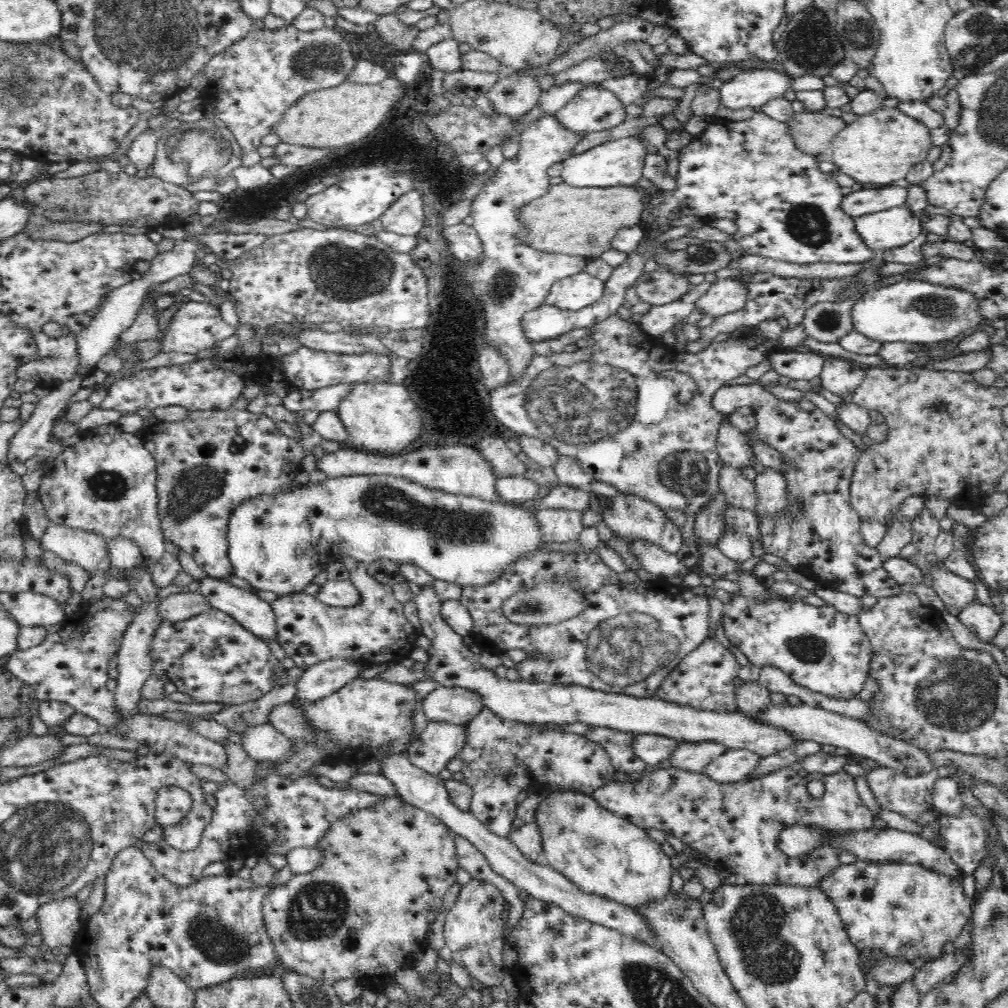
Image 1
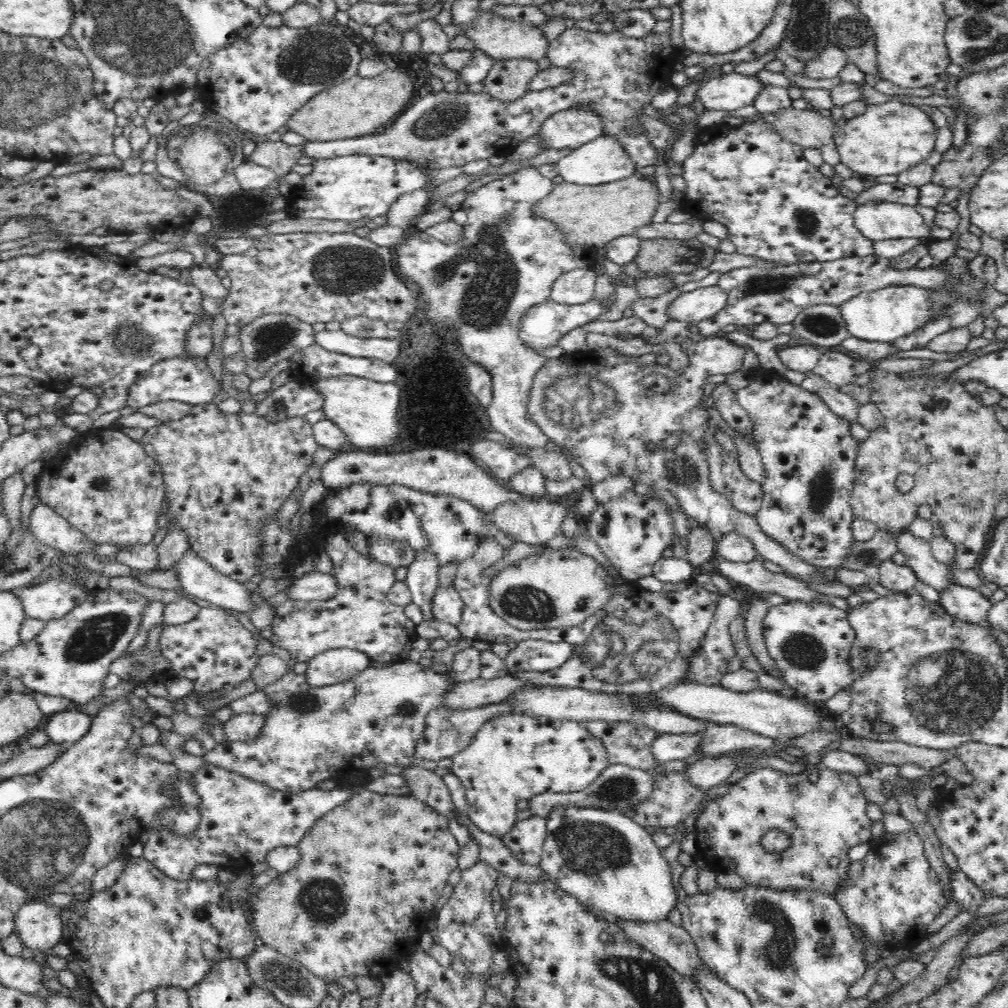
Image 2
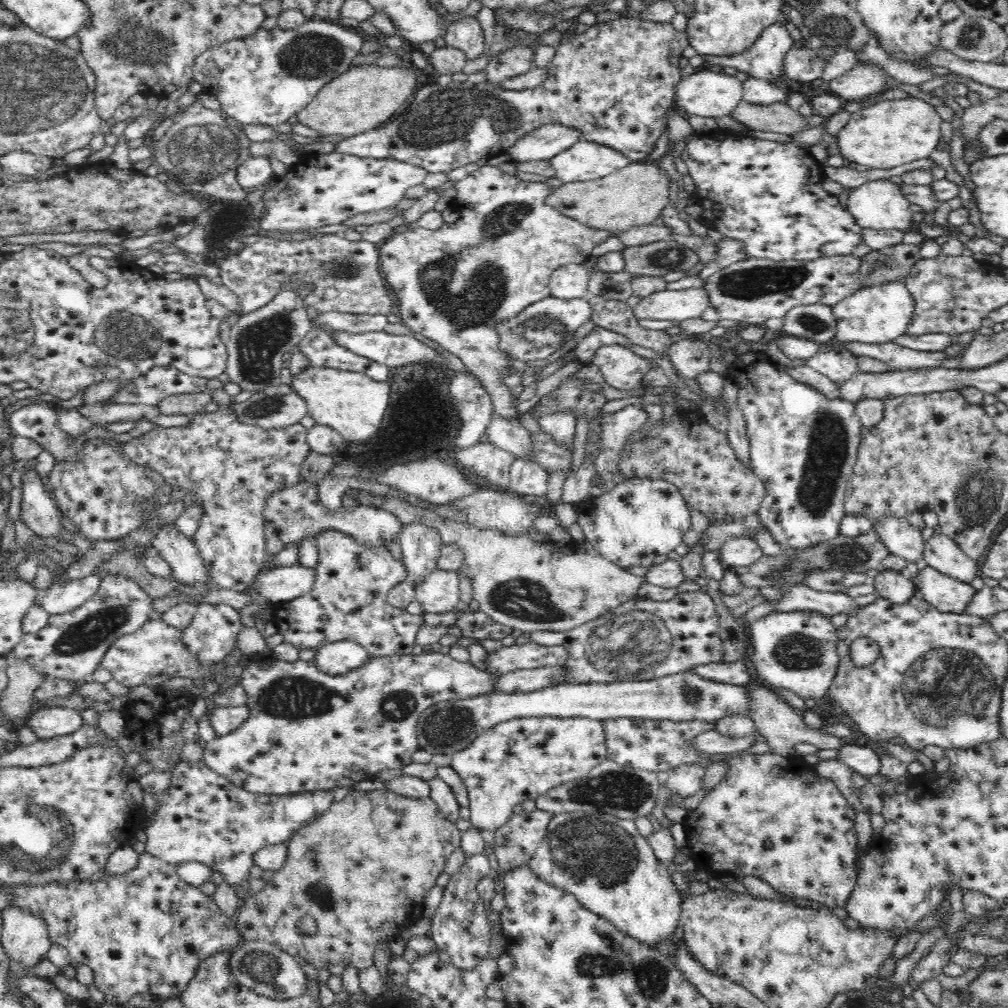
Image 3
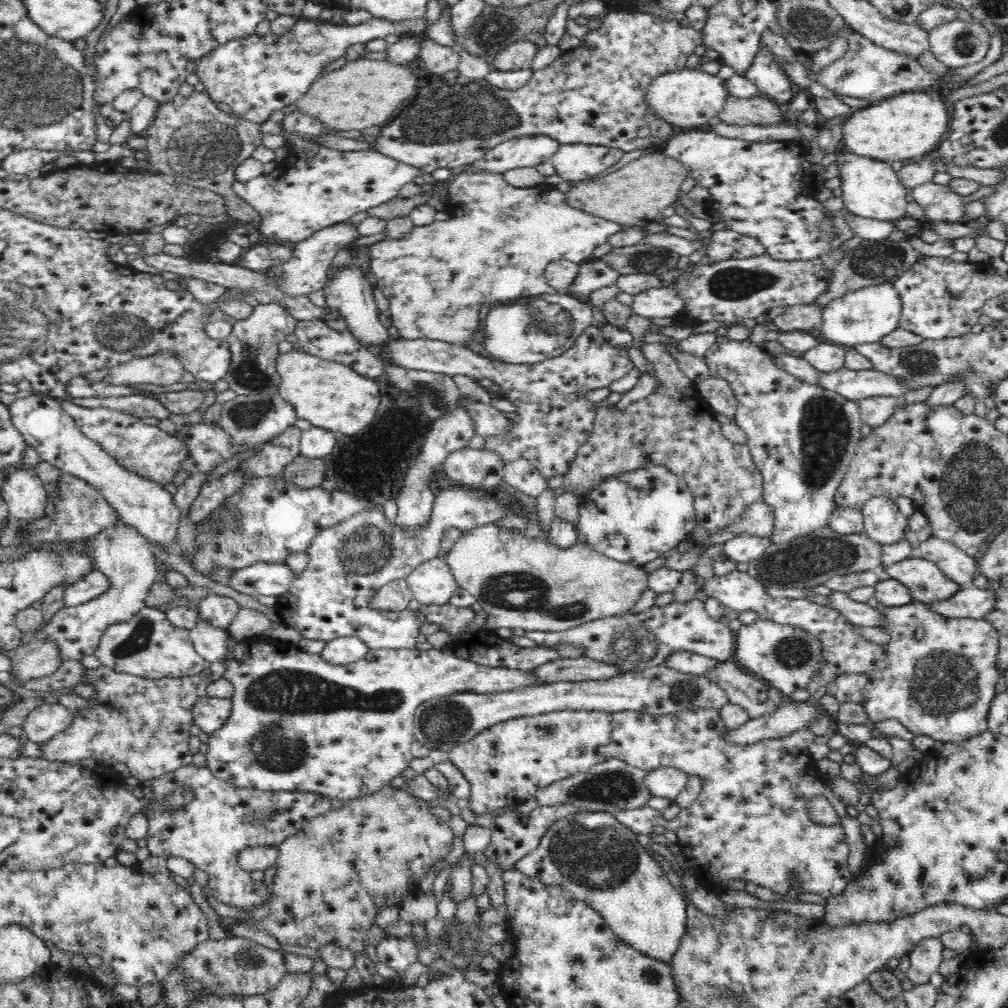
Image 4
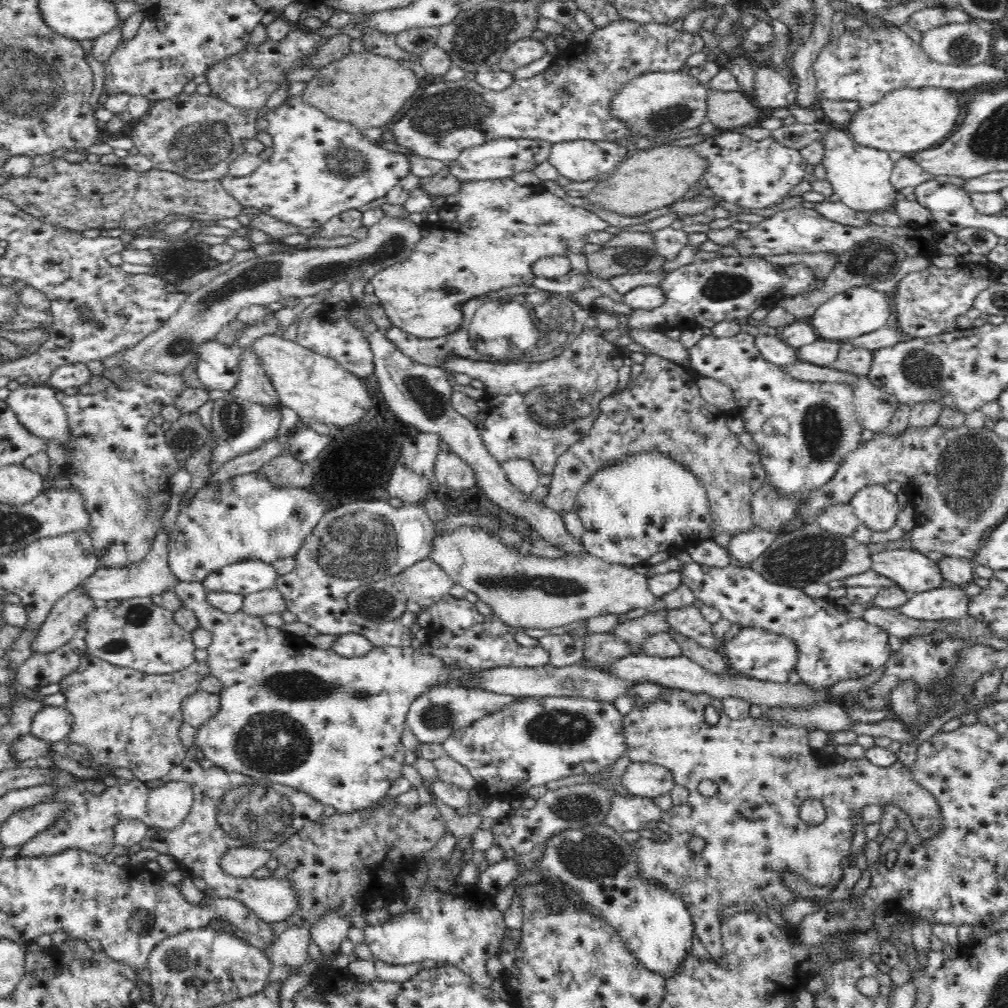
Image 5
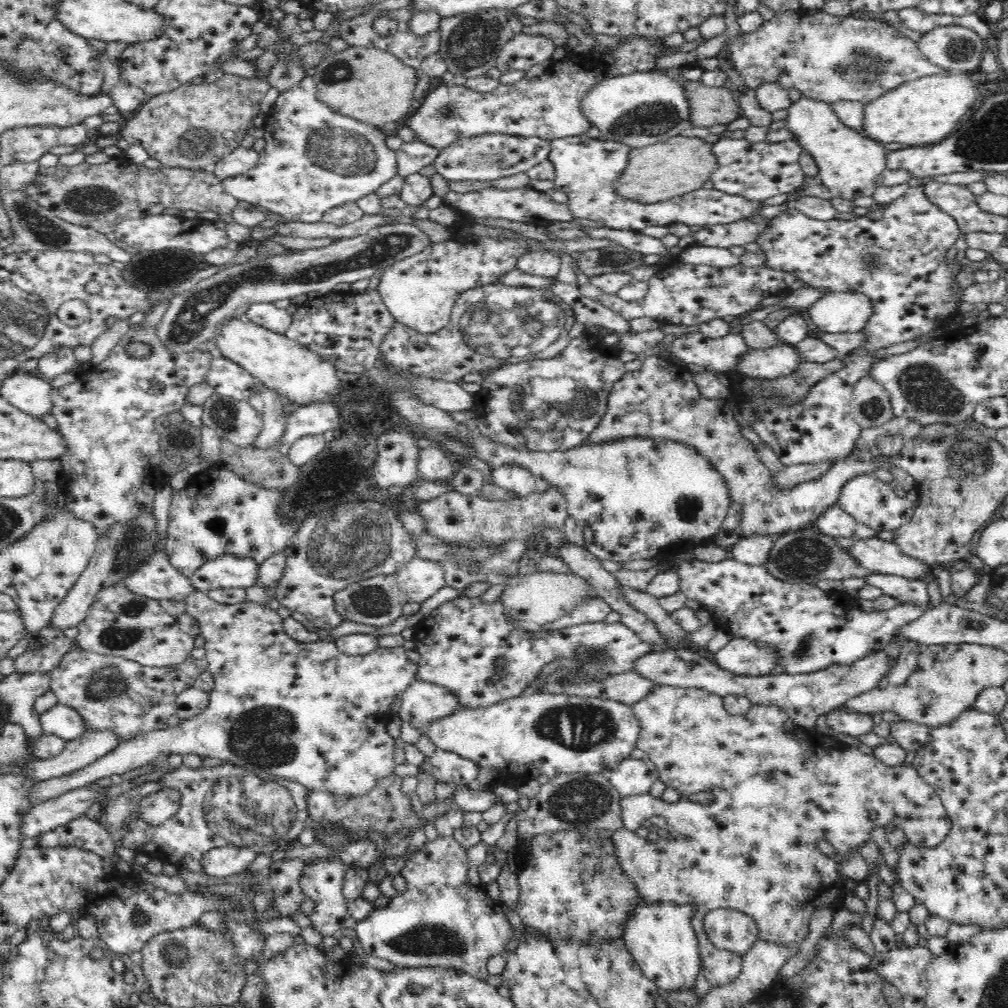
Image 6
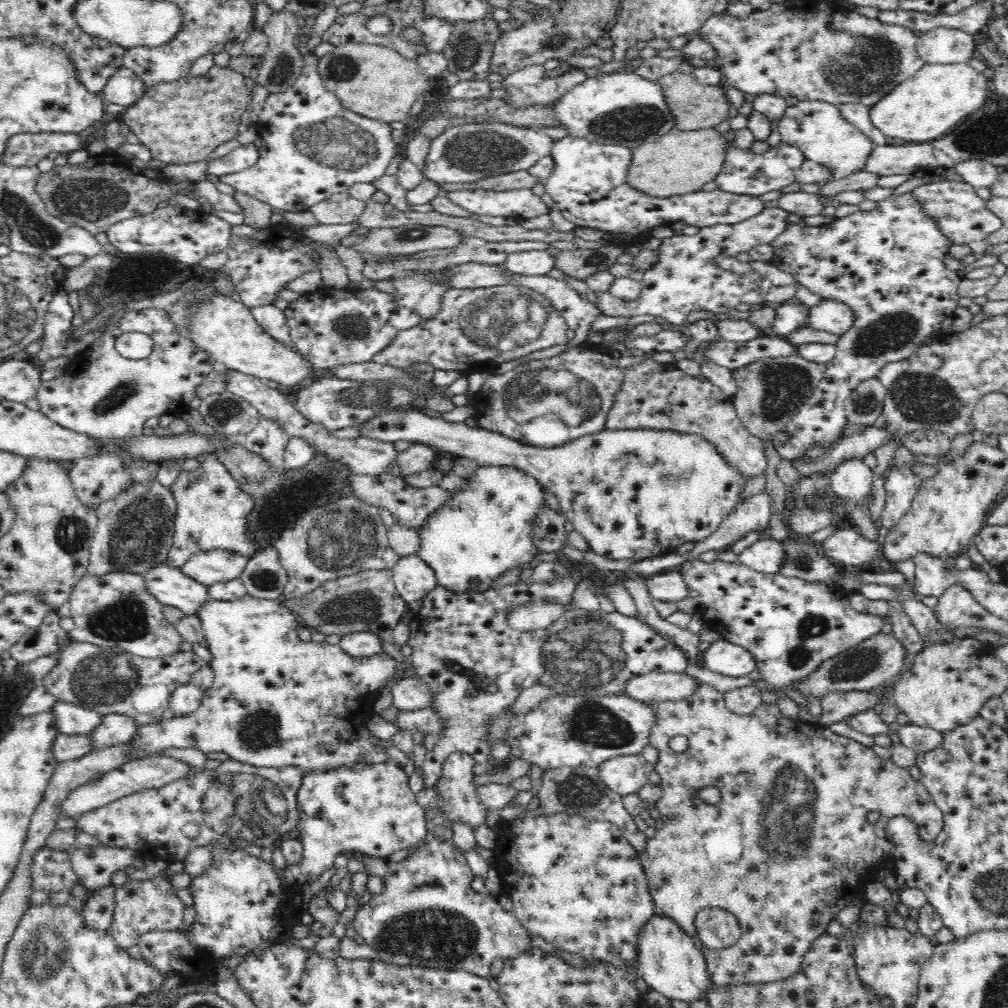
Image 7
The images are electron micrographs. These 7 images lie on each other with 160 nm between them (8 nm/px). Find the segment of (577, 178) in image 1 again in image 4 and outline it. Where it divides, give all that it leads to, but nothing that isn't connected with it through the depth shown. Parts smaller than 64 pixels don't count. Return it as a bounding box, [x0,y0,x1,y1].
[550,143,625,181]

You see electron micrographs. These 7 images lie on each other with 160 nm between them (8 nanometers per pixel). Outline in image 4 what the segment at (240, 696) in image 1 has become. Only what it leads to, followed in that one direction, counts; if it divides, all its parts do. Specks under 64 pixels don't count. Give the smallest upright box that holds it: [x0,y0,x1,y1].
[198,593,240,630]

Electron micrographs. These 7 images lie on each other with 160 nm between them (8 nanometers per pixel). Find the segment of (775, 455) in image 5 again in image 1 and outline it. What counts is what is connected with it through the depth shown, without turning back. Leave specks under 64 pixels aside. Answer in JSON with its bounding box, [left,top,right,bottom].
[712,384,902,598]

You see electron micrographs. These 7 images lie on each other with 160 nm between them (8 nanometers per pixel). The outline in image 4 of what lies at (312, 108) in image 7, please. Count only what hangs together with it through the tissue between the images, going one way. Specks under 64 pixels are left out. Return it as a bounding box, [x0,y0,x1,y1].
[231,109,422,244]

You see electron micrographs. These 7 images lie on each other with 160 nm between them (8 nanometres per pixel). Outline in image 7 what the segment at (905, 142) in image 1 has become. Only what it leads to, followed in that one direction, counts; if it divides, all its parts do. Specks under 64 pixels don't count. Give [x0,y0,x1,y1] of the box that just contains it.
[870,62,988,142]

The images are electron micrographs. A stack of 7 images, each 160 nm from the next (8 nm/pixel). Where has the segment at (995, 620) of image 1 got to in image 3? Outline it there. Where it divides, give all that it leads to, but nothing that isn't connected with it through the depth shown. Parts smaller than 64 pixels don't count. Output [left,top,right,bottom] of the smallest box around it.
[911,564,976,613]

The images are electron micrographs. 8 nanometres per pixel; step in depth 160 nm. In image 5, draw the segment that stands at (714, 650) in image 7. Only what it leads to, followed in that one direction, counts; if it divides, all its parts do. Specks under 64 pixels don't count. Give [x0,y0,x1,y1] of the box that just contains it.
[720,628,797,682]

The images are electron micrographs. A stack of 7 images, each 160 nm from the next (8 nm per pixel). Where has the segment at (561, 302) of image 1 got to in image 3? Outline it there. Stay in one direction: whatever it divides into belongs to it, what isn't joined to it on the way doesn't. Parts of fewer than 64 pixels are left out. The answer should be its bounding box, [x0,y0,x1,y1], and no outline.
[549,263,589,298]

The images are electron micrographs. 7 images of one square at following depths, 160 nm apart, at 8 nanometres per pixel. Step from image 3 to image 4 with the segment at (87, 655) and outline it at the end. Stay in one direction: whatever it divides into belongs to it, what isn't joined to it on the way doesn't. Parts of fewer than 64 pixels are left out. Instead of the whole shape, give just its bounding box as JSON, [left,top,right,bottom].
[36,518,159,662]

